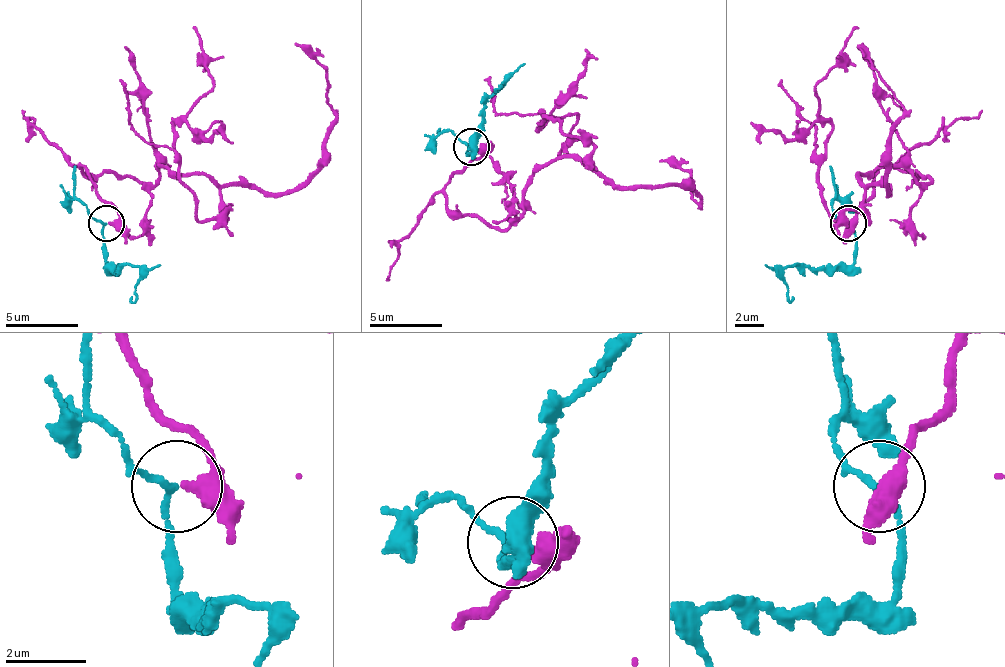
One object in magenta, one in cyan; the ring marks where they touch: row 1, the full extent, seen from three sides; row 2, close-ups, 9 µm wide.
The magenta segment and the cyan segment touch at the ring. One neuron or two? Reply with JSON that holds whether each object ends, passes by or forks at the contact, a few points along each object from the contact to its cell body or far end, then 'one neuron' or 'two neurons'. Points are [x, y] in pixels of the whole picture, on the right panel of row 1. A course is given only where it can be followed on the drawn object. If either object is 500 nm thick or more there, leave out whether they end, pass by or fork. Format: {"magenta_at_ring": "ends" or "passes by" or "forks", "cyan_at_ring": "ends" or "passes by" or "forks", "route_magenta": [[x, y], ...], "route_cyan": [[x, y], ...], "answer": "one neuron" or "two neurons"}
{"magenta_at_ring": "passes by", "cyan_at_ring": "passes by", "route_magenta": [[849, 224], [874, 174], [932, 181], [903, 166], [860, 174], [863, 199], [834, 221], [816, 83], [856, 25]], "route_cyan": [[849, 224], [856, 257], [849, 264], [809, 268], [791, 264], [784, 271], [791, 304]], "answer": "one neuron"}

